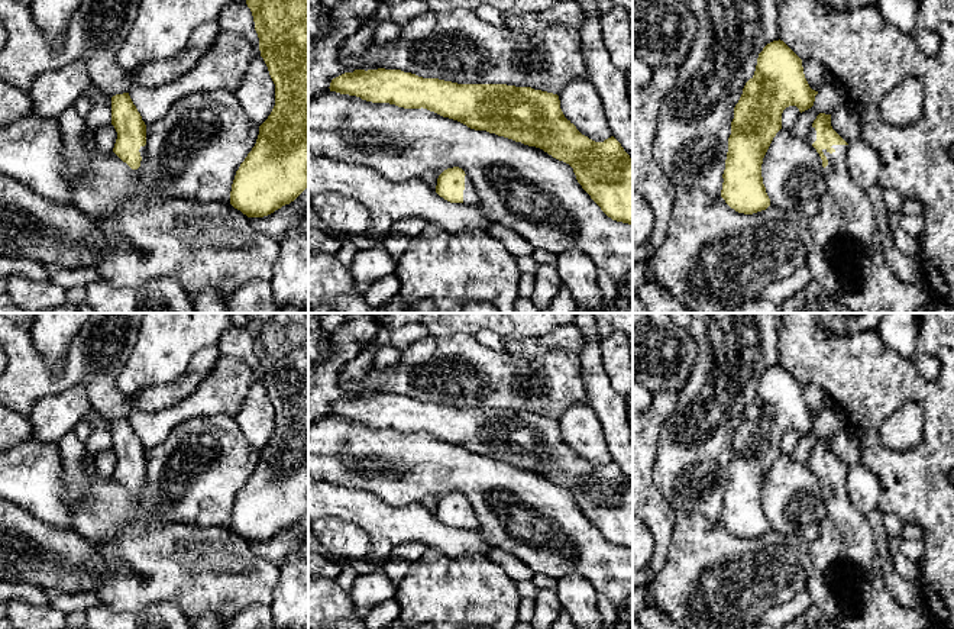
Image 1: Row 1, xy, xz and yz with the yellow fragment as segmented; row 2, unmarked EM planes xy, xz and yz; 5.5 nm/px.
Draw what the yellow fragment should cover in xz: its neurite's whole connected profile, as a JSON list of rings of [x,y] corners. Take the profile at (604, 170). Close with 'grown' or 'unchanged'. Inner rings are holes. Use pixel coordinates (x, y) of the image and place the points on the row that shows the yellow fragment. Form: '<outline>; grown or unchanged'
[[[385,68],[345,72],[333,78],[329,88],[372,103],[389,103],[404,109],[423,107],[470,129],[540,148],[573,168],[578,183],[608,217],[633,225],[633,159],[614,136],[595,142],[582,135],[565,117],[557,94],[507,84],[457,84]]]; unchanged

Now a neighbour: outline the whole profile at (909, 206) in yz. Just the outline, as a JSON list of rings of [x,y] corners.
[[[905,199],[899,213],[900,213],[900,216],[902,214],[924,214],[924,206],[918,200]]]

